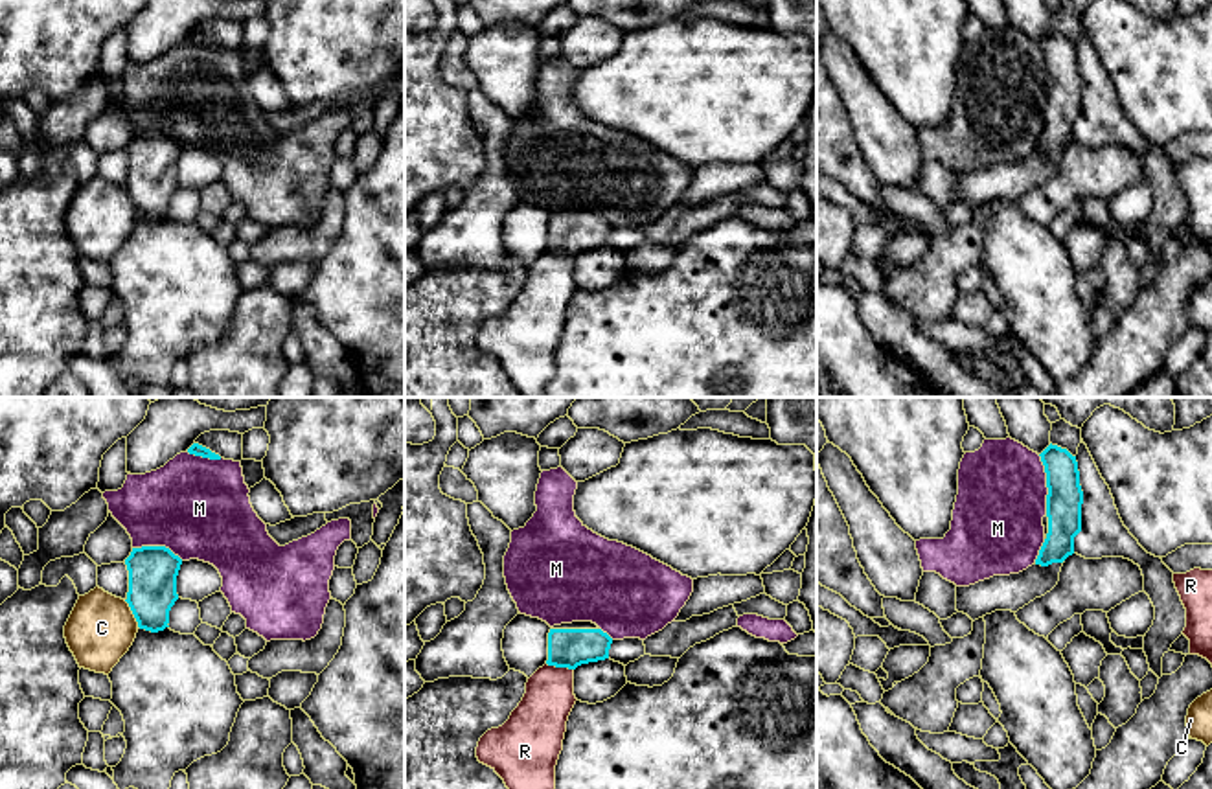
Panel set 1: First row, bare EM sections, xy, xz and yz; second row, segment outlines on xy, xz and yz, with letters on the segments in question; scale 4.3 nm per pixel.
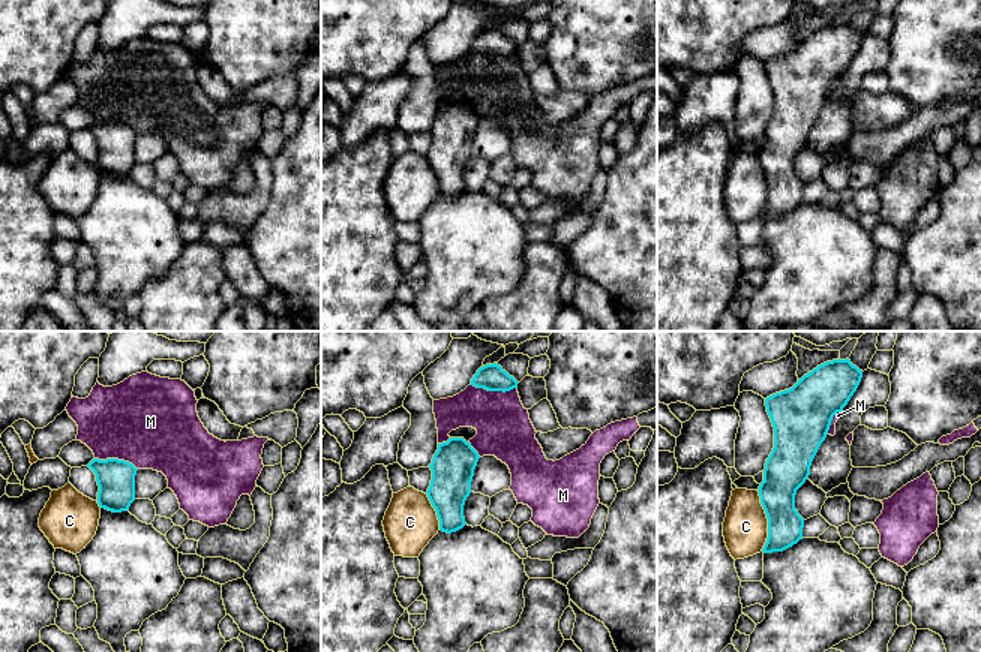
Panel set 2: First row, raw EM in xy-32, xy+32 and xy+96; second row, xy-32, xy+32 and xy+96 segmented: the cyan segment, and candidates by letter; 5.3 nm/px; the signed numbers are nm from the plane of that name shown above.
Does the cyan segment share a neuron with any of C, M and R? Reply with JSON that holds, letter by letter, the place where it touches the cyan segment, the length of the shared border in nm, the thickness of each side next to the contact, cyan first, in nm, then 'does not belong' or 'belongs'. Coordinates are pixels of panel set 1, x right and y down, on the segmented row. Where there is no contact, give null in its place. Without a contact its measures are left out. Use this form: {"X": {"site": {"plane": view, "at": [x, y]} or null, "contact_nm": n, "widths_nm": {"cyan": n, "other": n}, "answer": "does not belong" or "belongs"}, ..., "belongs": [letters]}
{"C": {"site": {"plane": "xy", "at": [133, 613]}, "contact_nm": 140, "widths_nm": {"cyan": 220, "other": 300}, "answer": "does not belong"}, "M": {"site": {"plane": "yz", "at": [1047, 484]}, "contact_nm": 260, "widths_nm": {"cyan": 160, "other": 380}, "answer": "does not belong"}, "R": {"site": {"plane": "xz", "at": [560, 666]}, "contact_nm": 120, "widths_nm": {"cyan": 180, "other": 240}, "answer": "does not belong"}, "belongs": []}

